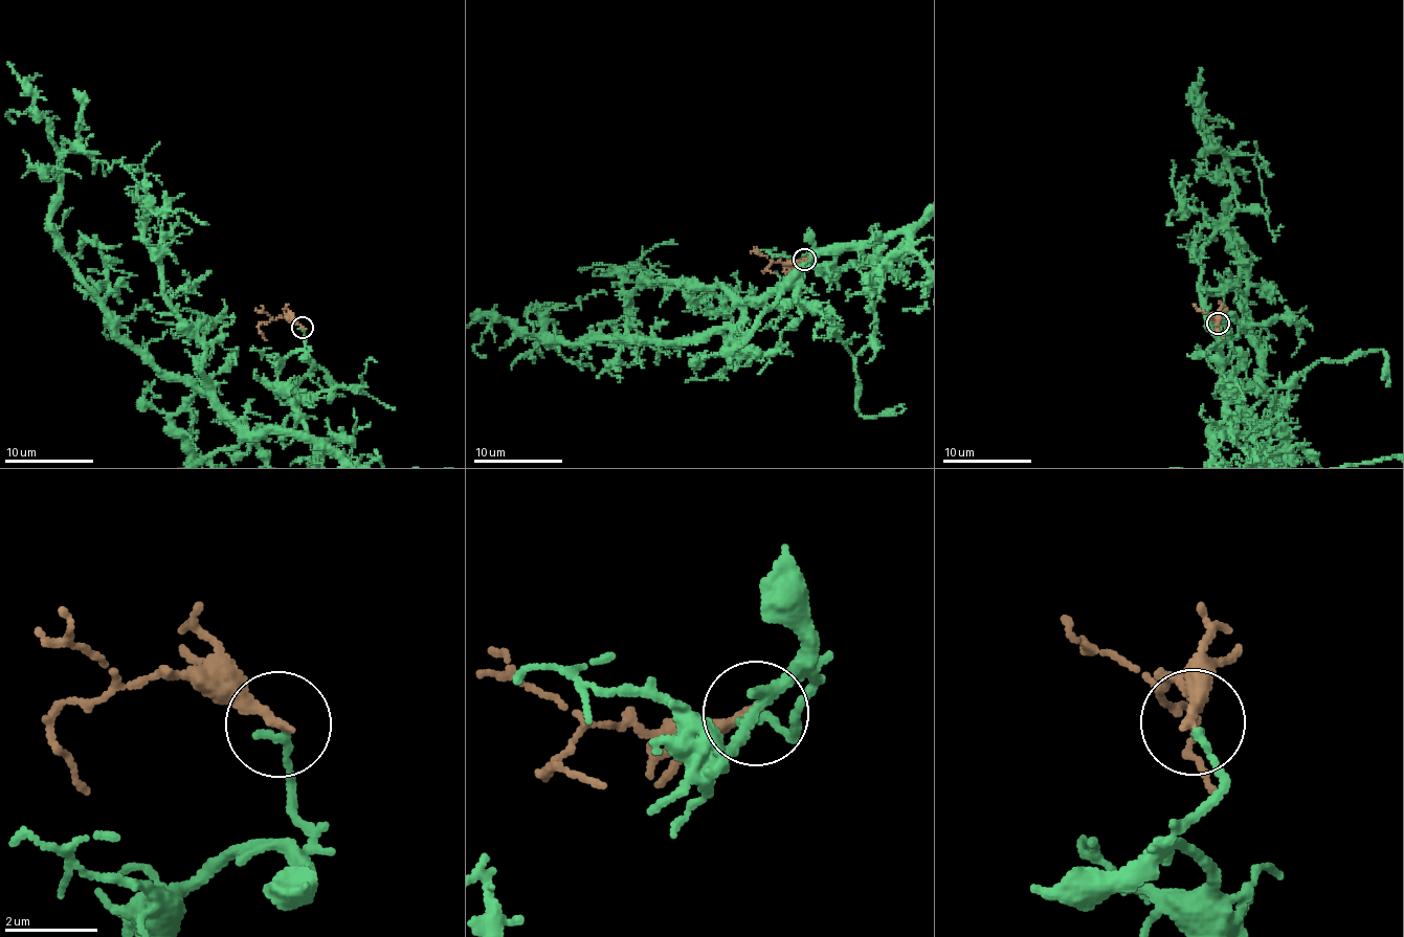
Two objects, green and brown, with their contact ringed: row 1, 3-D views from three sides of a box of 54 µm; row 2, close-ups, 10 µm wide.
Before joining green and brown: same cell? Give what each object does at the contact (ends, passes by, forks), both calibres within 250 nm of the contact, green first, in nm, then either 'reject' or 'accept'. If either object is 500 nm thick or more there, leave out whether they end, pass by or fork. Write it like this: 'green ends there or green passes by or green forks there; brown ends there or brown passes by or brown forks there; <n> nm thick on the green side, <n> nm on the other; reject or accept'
green ends there; brown ends there; 170 nm thick on the green side, 260 nm on the other; accept

